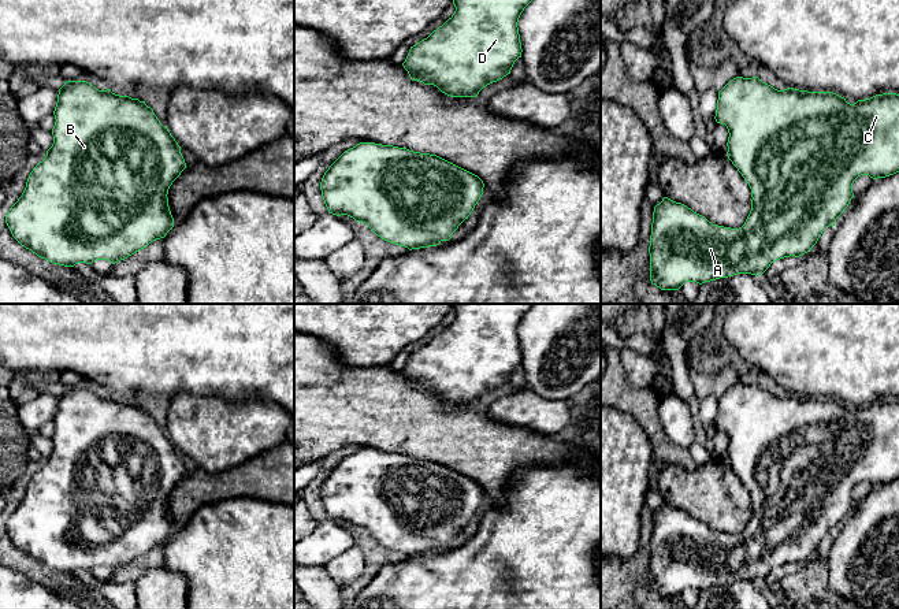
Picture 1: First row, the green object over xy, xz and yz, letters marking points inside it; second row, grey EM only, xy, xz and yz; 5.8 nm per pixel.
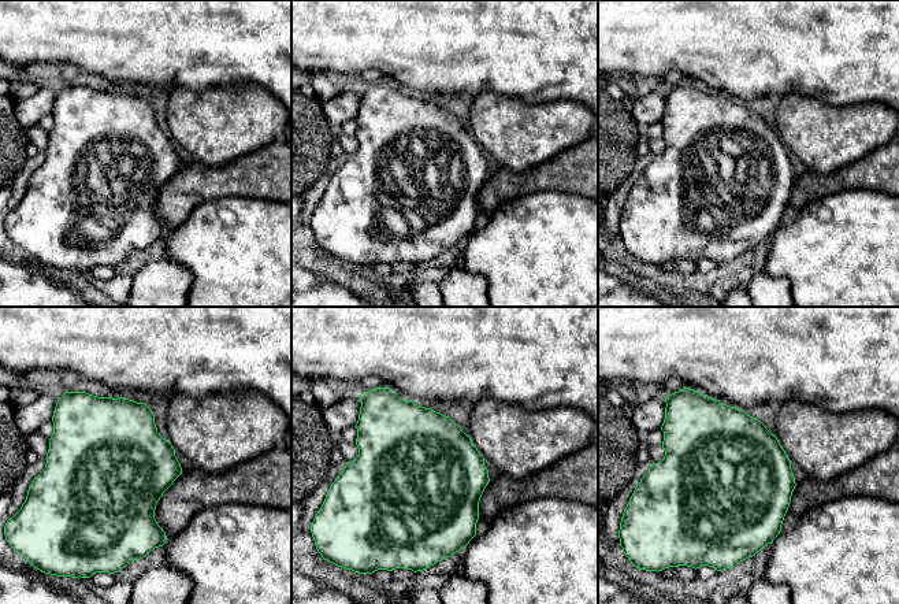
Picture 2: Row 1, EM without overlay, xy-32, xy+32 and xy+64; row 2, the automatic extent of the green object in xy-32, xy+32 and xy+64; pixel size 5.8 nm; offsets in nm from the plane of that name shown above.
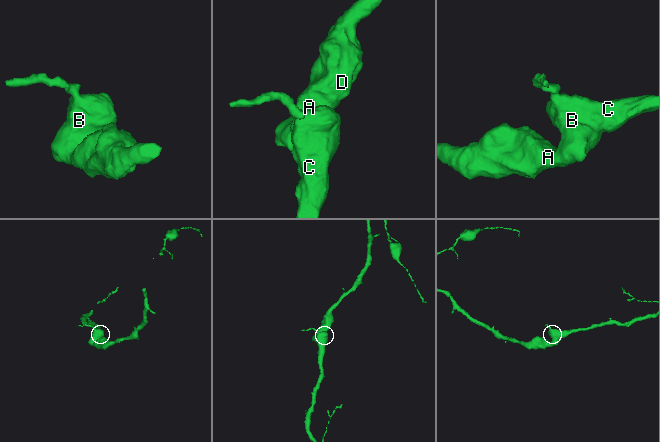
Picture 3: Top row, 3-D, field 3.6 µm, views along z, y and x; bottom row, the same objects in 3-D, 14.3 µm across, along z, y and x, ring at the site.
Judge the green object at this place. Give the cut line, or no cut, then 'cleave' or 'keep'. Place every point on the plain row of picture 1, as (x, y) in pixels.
cut none; keep

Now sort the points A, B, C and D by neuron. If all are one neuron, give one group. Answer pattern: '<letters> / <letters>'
A B C D

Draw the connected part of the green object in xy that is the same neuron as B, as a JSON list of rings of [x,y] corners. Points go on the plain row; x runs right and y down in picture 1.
[[[67,387],[53,417],[53,450],[30,479],[5,530],[26,556],[53,571],[74,573],[127,565],[174,534],[168,495],[186,475],[181,453],[153,416],[129,402]]]

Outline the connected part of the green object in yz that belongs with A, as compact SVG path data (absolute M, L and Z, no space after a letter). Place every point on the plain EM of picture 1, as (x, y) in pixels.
M736 383L718 398L714 426L717 430L725 431L728 435L729 443L727 449L727 463L751 495L751 517L742 534L731 535L713 531L705 523L694 519L687 512L664 504L662 508L654 513L649 553L650 587L661 597L679 597L686 588L696 588L702 591L705 588L728 584L738 580L751 580L758 583L762 582L776 567L790 562L799 564L807 560L817 550L826 534L835 532L836 526L844 519L854 504L852 490L858 483L869 482L870 484L877 486L899 479L899 401L896 400L876 401L870 405L858 406L857 409L850 411L844 404L833 398L807 398L794 394L777 397L762 389L758 383Z

